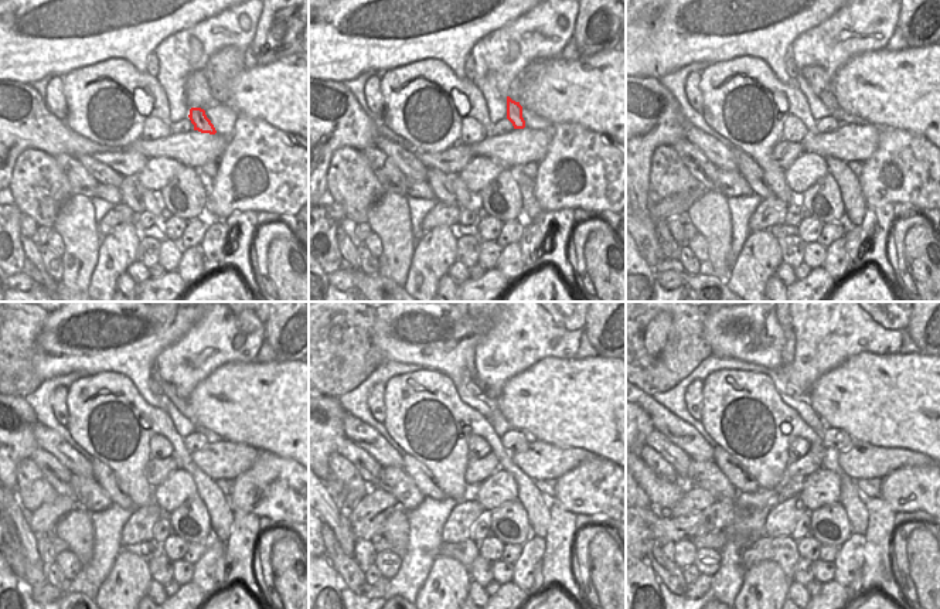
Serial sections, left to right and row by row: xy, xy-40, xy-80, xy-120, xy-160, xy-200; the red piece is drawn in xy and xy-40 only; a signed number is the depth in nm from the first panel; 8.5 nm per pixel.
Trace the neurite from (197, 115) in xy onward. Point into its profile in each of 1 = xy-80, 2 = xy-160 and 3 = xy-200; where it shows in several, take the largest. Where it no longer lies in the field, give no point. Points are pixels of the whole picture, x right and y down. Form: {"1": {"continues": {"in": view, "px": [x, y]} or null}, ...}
{"1": {"continues": {"in": "xy-80", "px": [827, 97]}}, "2": {"continues": {"in": "xy-160", "px": [470, 353]}}, "3": {"continues": {"in": "xy-200", "px": [789, 350]}}}

